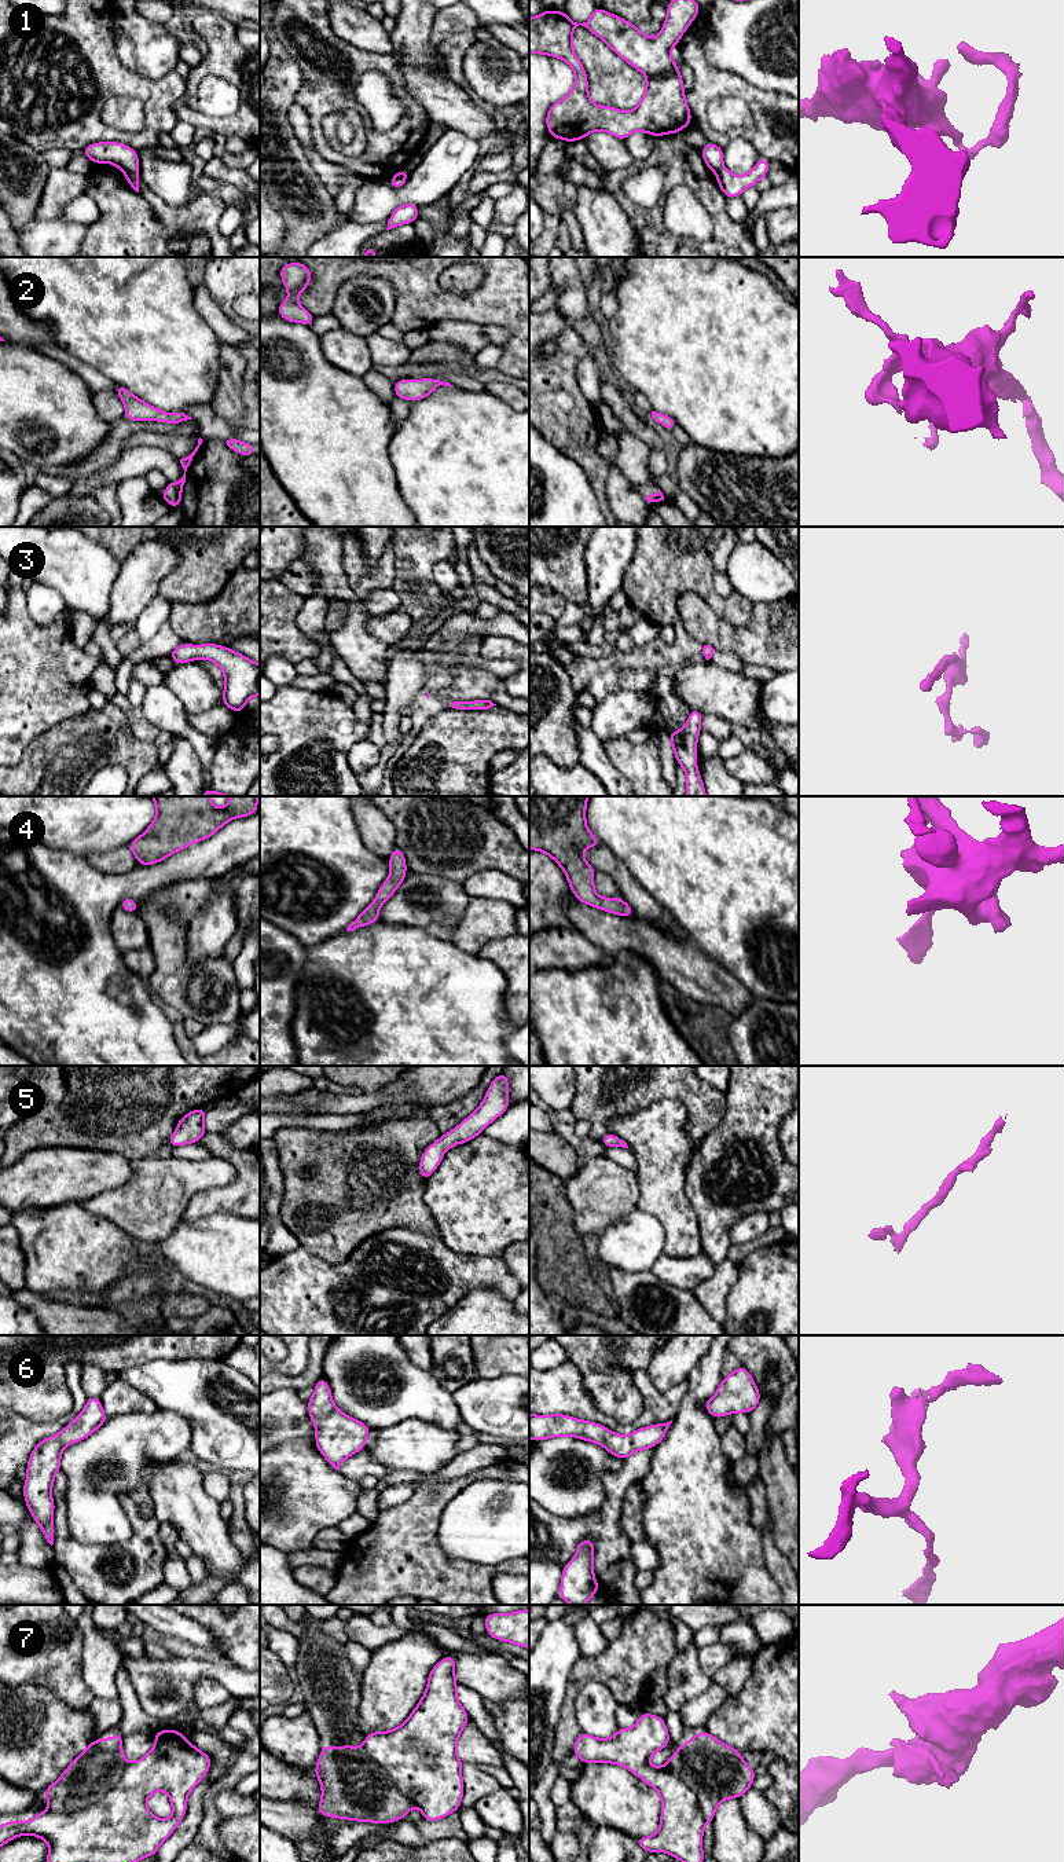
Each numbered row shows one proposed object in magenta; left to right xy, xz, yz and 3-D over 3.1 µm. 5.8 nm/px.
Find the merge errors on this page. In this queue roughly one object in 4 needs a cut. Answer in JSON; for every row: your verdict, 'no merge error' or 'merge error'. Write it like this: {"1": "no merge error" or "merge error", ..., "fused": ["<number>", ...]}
{"1": "merge error", "2": "no merge error", "3": "no merge error", "4": "no merge error", "5": "no merge error", "6": "no merge error", "7": "merge error", "fused": ["1", "7"]}

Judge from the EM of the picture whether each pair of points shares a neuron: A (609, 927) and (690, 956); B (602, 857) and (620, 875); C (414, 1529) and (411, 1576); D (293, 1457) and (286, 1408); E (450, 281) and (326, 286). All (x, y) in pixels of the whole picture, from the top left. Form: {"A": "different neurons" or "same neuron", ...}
{"A": "same neuron", "B": "same neuron", "C": "same neuron", "D": "different neurons", "E": "different neurons"}

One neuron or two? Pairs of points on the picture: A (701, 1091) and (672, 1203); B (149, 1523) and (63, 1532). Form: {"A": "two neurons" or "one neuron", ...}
{"A": "two neurons", "B": "one neuron"}

